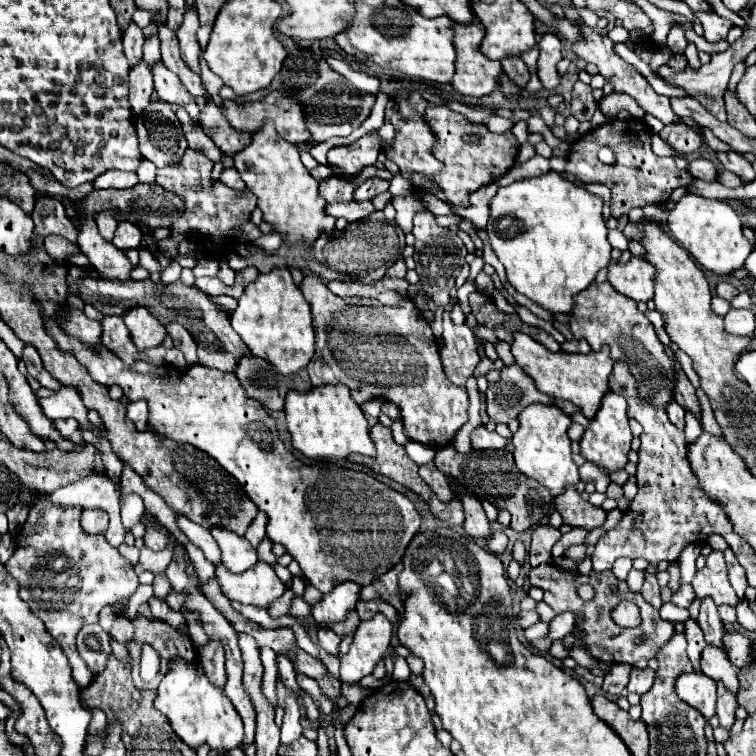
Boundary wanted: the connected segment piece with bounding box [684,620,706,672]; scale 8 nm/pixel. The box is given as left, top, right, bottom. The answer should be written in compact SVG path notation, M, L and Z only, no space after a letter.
M688 620L686 622L686 640L688 640L688 658L694 666L694 672L700 672L700 654L702 650L706 648L706 642L704 642L704 634L700 630L700 626L694 622L694 620Z

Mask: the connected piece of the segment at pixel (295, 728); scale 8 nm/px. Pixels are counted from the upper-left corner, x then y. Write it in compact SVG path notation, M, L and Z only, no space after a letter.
M296 696L286 698L286 716L282 724L282 744L292 744L302 736L302 726L300 726L300 706Z

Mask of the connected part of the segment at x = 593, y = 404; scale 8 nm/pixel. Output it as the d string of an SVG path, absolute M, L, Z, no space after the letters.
M516 334L514 336L514 344L512 344L512 354L516 358L516 364L520 368L524 368L524 372L528 372L528 376L532 376L536 388L552 398L558 400L568 400L572 404L576 404L582 414L592 420L602 404L602 396L610 390L608 384L608 376L612 374L612 366L614 362L608 360L608 346L604 344L604 348L600 352L588 352L588 354L566 354L566 352L550 352L546 350L542 344L536 344L536 340L532 340L526 334Z

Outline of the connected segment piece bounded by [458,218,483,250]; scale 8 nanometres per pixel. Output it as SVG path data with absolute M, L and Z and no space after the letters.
M462 218L458 223L458 227L460 230L466 232L472 238L473 242L476 244L477 249L483 249L483 242L478 237L476 229L473 227L469 220Z

